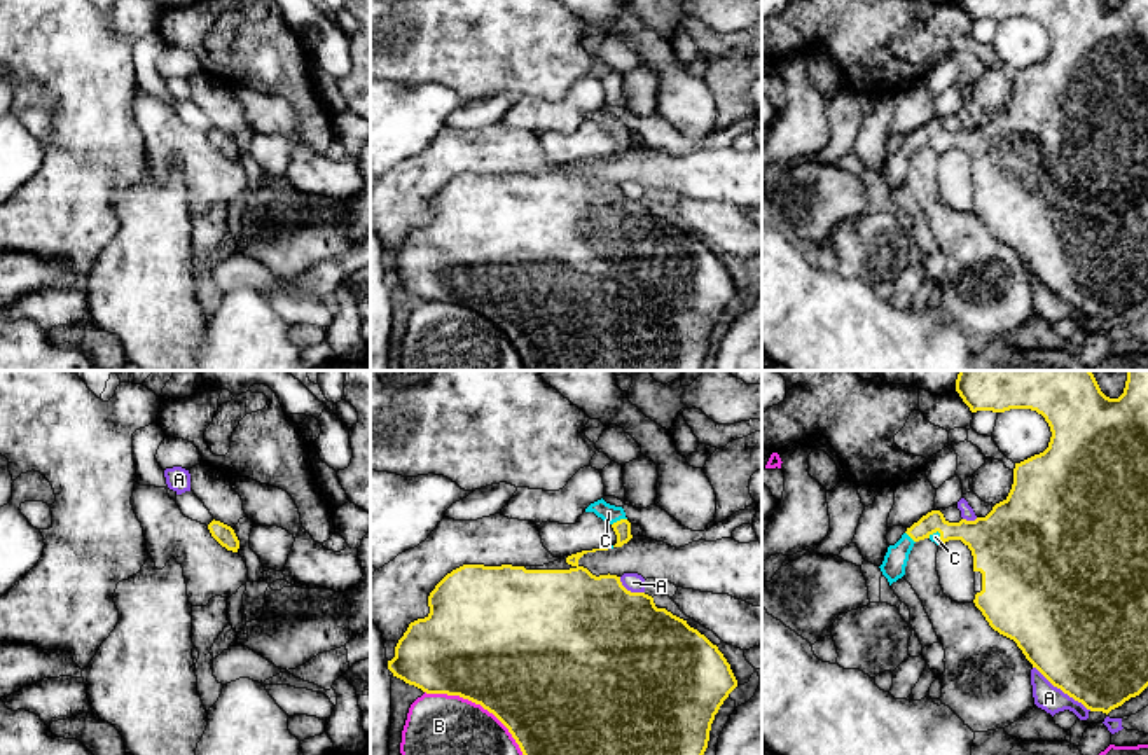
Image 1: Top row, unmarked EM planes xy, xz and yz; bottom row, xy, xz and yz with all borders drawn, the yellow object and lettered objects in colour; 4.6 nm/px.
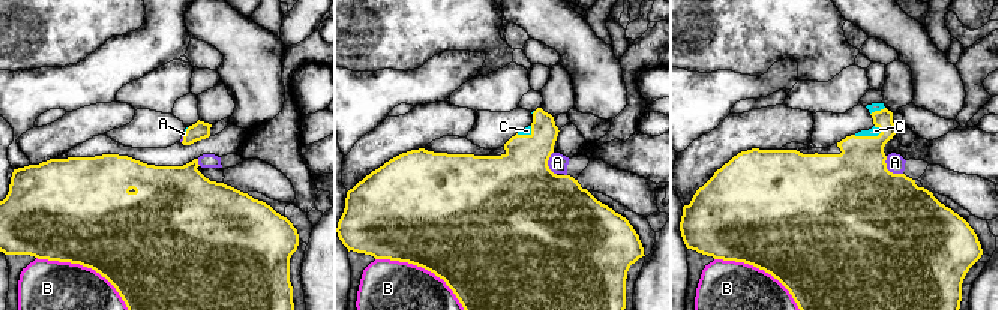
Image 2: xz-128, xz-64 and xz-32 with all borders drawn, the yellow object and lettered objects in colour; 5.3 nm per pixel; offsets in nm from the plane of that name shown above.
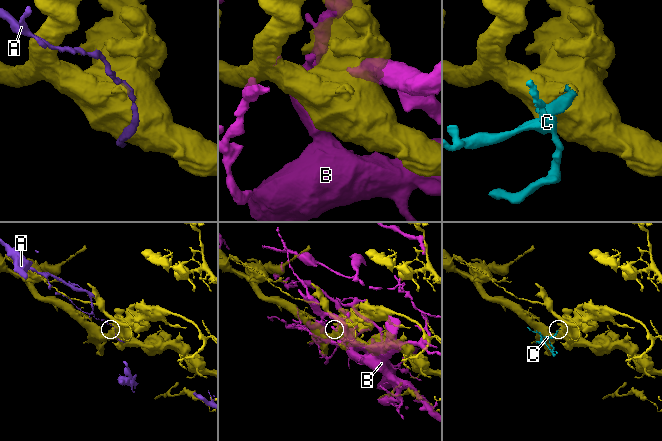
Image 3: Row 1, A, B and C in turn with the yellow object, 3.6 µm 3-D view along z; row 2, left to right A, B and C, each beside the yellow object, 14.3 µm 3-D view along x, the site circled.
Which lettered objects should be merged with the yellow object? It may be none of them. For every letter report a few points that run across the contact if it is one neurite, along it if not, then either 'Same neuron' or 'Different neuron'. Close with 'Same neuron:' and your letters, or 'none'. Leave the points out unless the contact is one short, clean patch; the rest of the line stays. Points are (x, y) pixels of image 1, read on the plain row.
A: Different neuron
B: Different neuron
C: Line: xz (622, 137), (621, 128), (608, 121). Same neuron
Same neuron: C

